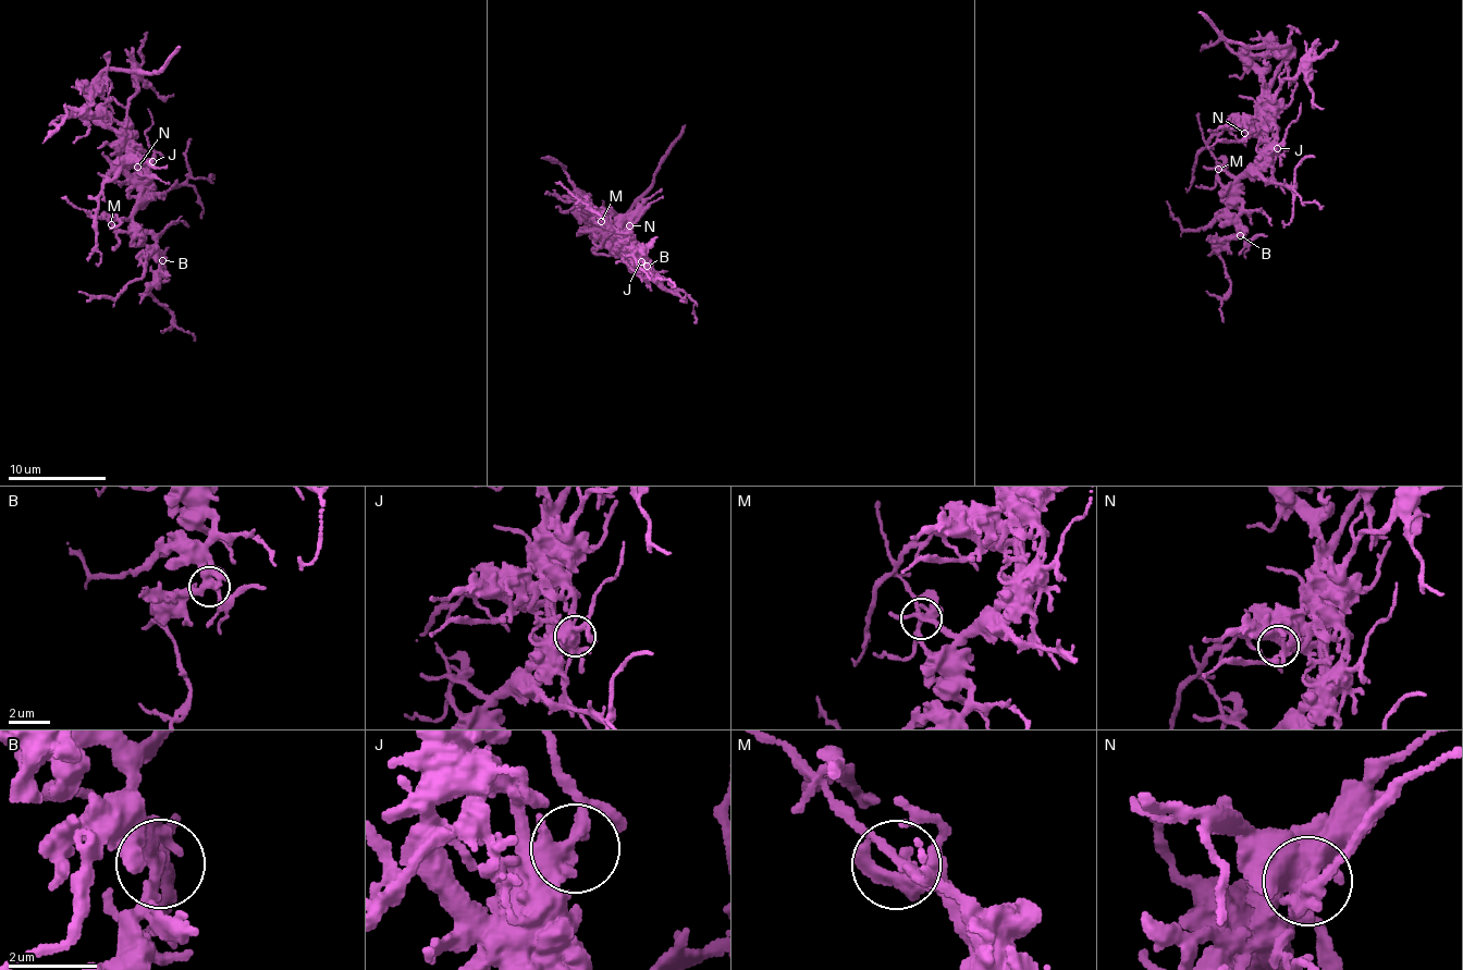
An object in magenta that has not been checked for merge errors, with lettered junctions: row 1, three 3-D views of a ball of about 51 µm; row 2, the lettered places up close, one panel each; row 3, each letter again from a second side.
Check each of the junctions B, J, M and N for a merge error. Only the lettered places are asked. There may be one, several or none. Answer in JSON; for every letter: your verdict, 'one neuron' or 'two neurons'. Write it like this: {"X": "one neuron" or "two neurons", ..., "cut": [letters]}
{"B": "one neuron", "J": "one neuron", "M": "one neuron", "N": "one neuron", "cut": []}

